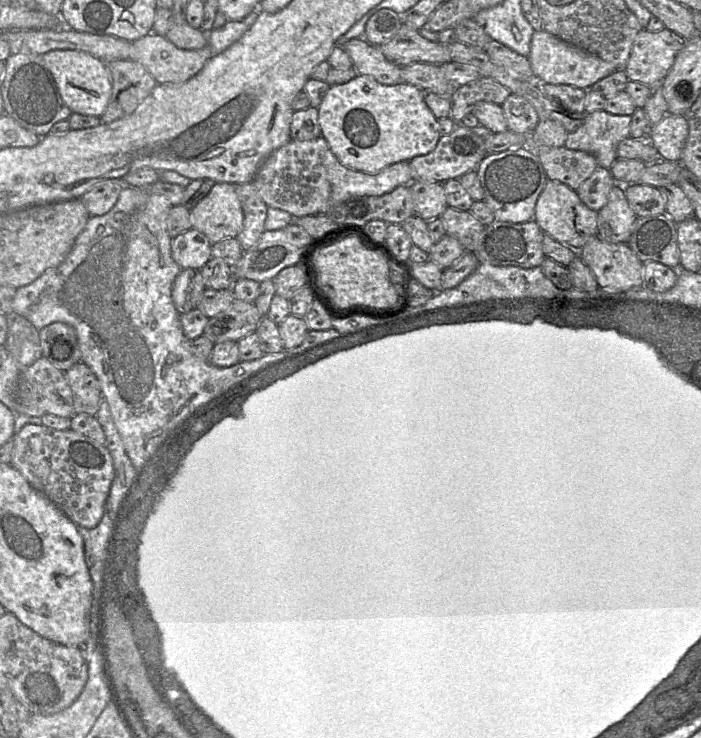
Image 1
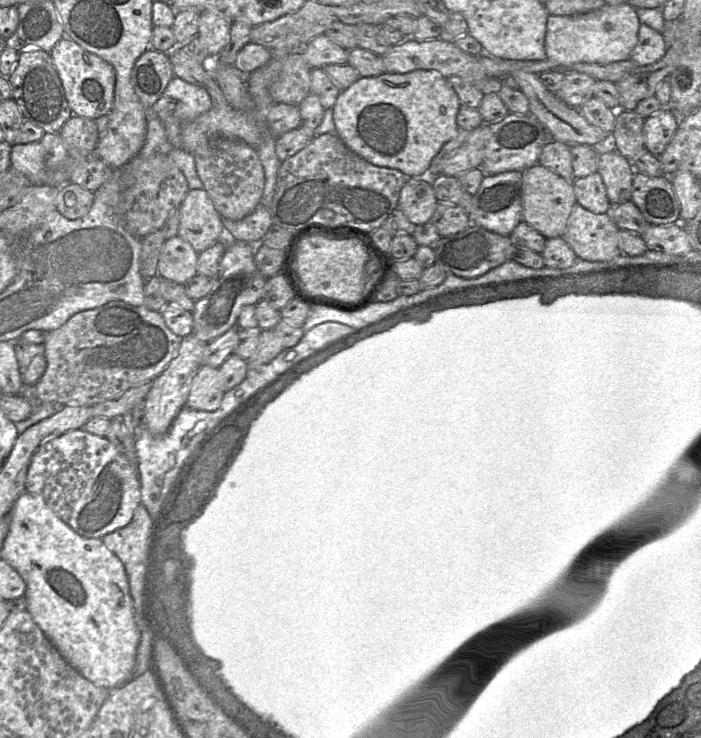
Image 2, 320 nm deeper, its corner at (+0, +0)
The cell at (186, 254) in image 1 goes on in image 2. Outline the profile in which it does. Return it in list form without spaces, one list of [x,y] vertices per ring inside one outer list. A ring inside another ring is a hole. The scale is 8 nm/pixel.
[[[179,235],[167,239],[159,257],[157,275],[185,284],[198,274],[198,255],[193,246]]]

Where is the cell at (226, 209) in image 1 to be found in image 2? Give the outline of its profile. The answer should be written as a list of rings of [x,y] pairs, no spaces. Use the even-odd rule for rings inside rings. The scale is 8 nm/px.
[[[204,188],[189,189],[179,209],[178,235],[189,242],[198,253],[226,235],[223,218]]]

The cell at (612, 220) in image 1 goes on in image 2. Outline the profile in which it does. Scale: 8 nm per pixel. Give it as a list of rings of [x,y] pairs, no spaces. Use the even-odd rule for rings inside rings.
[[[616,150],[599,154],[597,172],[602,177],[611,204],[631,201],[635,173],[631,160]]]

